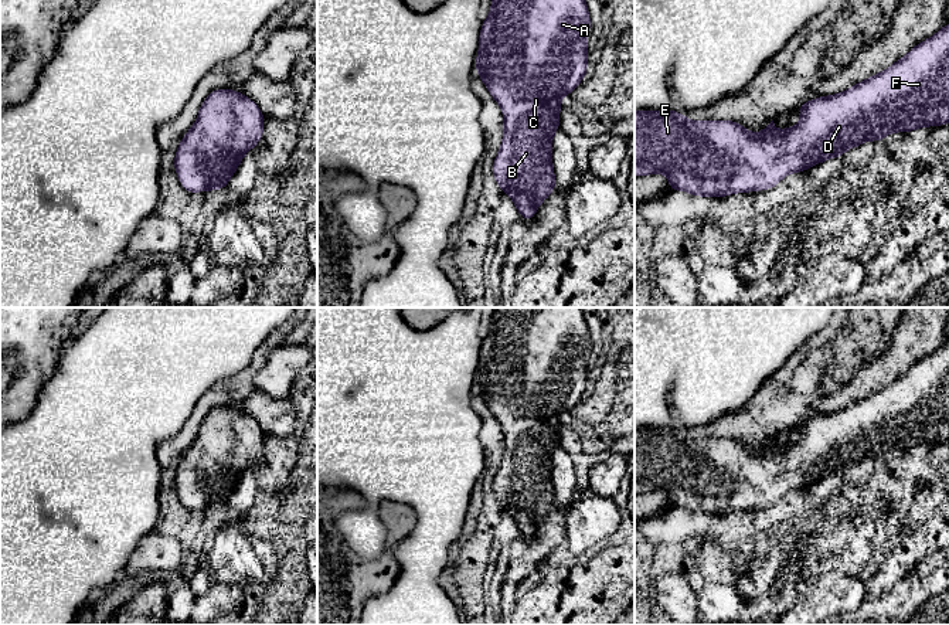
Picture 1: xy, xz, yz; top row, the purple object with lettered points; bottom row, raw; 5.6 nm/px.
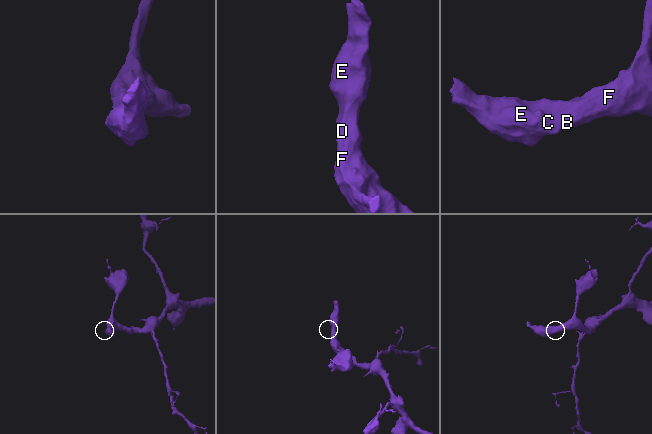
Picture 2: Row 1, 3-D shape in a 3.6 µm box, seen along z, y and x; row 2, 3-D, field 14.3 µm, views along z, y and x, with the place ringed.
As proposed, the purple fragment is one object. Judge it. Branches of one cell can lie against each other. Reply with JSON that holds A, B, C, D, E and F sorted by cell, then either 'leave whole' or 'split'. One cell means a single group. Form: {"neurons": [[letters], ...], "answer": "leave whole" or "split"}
{"neurons": [["A", "B", "C", "D", "E", "F"]], "answer": "leave whole"}

